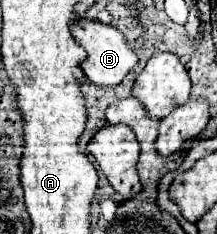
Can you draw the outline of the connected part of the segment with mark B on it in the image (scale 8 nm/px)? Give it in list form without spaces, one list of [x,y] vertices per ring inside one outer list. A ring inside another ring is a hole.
[[[75,16],[71,32],[73,32],[73,36],[77,38],[77,42],[87,52],[87,58],[83,60],[81,68],[85,72],[85,76],[93,84],[99,84],[99,86],[117,86],[137,66],[135,52],[125,44],[125,38],[123,38],[123,34],[117,28],[101,24],[101,22],[95,22],[95,20],[85,20],[85,18]]]

